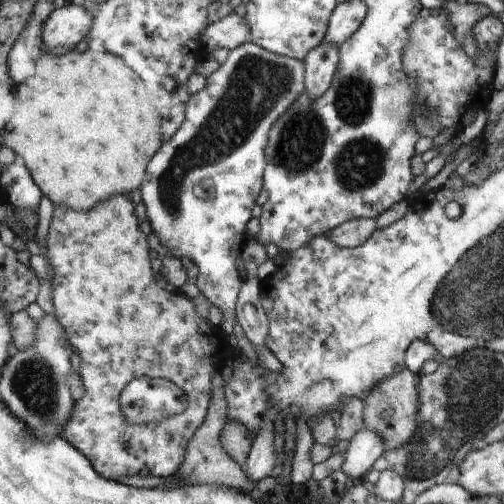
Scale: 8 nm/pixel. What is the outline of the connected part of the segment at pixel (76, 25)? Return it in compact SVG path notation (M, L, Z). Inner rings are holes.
M66 4L65 7L55 8L42 24L42 32L40 32L42 48L54 56L64 56L76 49L81 40L85 40L92 26L93 16L90 16L90 12L82 5Z

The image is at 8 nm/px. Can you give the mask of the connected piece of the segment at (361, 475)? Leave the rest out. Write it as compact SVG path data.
M364 427L349 440L341 470L356 483L361 482L373 470L374 463L381 457L382 438Z

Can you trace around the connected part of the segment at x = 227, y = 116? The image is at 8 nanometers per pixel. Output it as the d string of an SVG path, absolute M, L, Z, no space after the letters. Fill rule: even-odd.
M244 43L234 48L228 54L228 58L219 66L219 68L210 74L206 79L206 85L199 92L190 95L185 108L185 119L182 126L172 135L170 140L161 144L160 150L152 156L149 162L148 174L141 184L142 203L146 208L146 216L150 222L152 232L160 236L162 244L168 248L170 257L177 259L189 258L198 266L198 276L196 282L193 282L211 304L216 306L223 314L220 328L227 334L232 333L234 322L236 322L235 308L242 286L243 280L236 269L236 260L241 256L242 244L246 239L246 224L252 218L252 208L256 206L256 199L260 190L263 188L264 169L266 166L266 144L268 144L268 134L272 124L298 100L298 96L305 91L305 70L304 62L292 57L277 55L260 48L256 43Z

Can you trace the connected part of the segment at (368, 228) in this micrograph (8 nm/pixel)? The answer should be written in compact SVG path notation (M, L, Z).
M358 218L338 225L328 236L336 246L352 248L364 244L376 229L376 219Z

